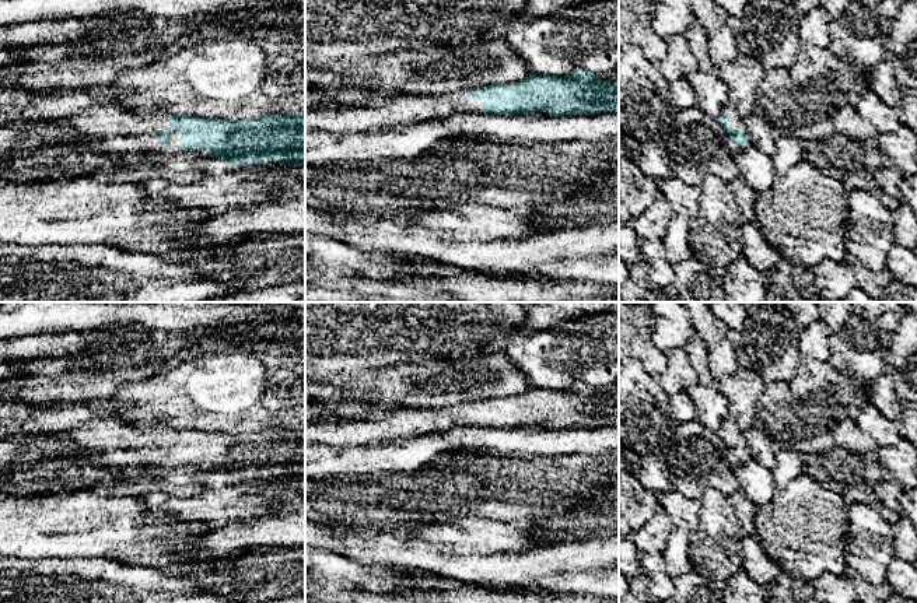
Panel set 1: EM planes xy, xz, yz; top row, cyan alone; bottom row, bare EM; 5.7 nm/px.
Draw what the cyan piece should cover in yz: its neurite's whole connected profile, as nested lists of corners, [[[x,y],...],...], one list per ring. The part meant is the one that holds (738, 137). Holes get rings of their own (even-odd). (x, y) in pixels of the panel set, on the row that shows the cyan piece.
[[[728,102],[722,106],[717,120],[727,132],[727,148],[735,155],[750,146],[749,136],[743,123],[743,118],[736,112],[735,106]]]

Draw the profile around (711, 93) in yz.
[[[694,69],[686,78],[696,91],[699,108],[707,115],[717,118],[722,106],[729,102],[728,87],[718,77],[717,70],[701,71]]]

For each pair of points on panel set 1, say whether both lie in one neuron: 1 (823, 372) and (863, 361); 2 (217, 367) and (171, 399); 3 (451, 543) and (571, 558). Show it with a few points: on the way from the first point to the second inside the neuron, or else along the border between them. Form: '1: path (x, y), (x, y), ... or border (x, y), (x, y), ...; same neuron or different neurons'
1: border (828, 336), (829, 363), (849, 378); different neurons
2: path (206, 378), (188, 396), (182, 398); same neuron
3: border (535, 547), (478, 554); different neurons

